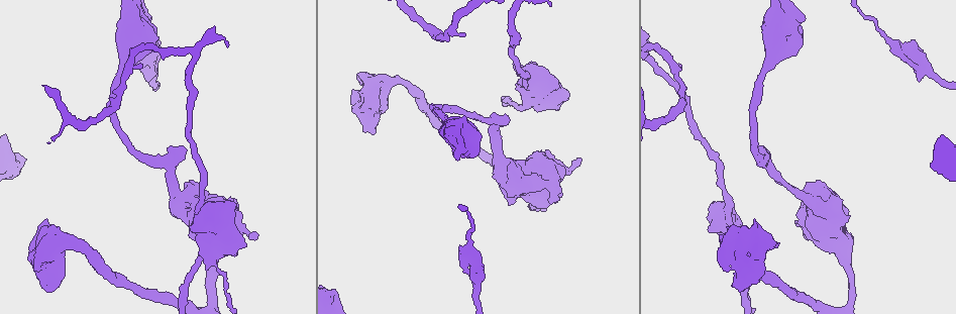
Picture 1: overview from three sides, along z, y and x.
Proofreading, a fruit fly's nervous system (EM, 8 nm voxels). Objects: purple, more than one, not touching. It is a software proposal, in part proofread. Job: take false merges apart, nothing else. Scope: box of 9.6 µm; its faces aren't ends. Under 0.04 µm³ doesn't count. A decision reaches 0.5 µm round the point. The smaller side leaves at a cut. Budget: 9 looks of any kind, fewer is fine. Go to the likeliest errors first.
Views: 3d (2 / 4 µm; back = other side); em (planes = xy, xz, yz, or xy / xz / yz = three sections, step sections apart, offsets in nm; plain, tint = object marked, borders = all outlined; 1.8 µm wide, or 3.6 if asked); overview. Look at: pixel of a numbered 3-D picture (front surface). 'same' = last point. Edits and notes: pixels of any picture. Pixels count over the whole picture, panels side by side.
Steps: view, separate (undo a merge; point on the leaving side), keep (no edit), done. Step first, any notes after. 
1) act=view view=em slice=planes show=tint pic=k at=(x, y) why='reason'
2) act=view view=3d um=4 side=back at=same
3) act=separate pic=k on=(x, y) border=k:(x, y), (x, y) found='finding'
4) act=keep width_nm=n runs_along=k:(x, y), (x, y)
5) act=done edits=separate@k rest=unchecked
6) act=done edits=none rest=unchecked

act=view view=3d um=4 pic=1 at=(211, 219) why='thin arm on a thick one'

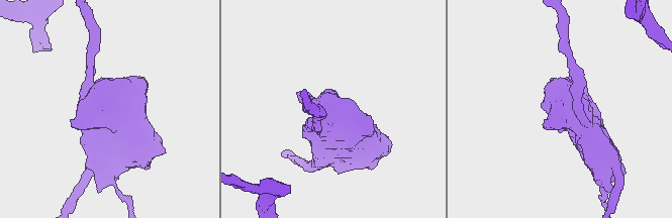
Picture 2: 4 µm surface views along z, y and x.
act=view view=em um=3.6 slice=xy step=16 show=tint pic=2 at=(105, 105)

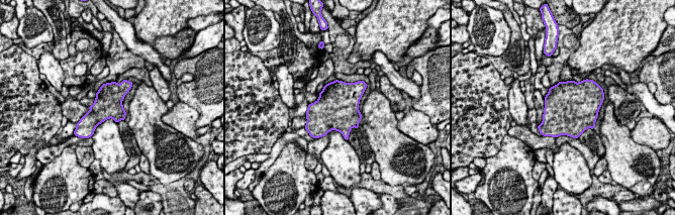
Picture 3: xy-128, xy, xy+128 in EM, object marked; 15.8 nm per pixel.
act=view view=em um=3.6 slice=planes show=tint at=same

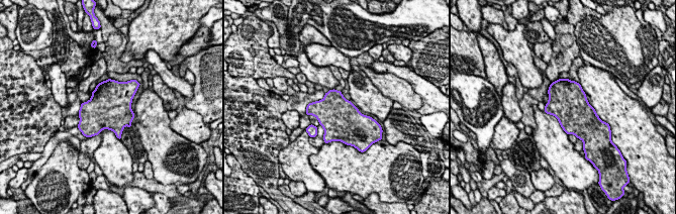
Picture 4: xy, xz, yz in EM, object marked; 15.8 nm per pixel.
act=keep found='one neuron here'

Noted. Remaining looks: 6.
act=view view=3d um=2 pic=1 at=(921, 59) why='calibre changes'

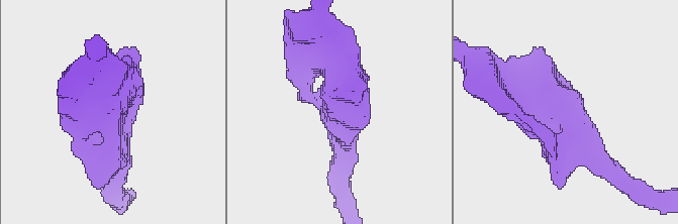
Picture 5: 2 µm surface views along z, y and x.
act=view view=em slice=yz step=4 show=tint pic=5 at=(561, 117) why='now the EM'

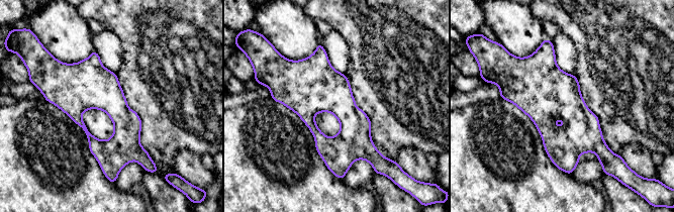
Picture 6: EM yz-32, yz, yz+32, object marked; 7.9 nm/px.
act=keep found='all the same neuron'

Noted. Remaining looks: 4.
act=view view=3d um=4 pic=1 at=(840, 241) why='calibre changes'

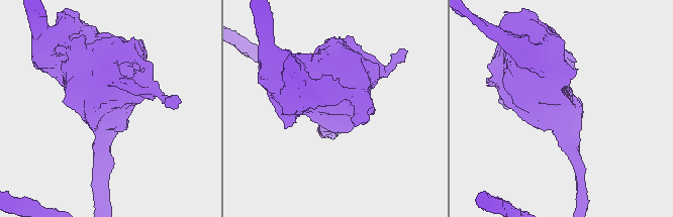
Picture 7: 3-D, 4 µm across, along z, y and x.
act=view view=em um=3.6 slice=planes show=tint pic=7 at=(112, 112) why='need the tissue'

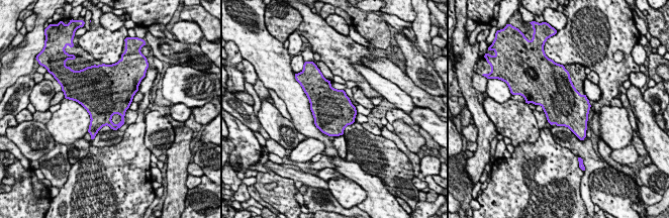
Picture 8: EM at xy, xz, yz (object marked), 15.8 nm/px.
act=keep width_nm=600 found='one neuron here'

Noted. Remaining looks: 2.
act=view view=3d um=4 pic=1 at=(177, 199)

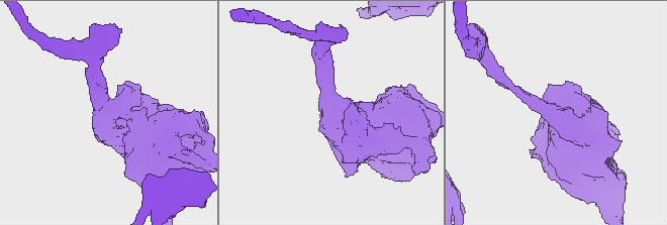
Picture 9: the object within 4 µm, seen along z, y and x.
act=view view=em um=3.6 slice=planes show=tint pic=9 at=(104, 113) why='shape alone is not enough'

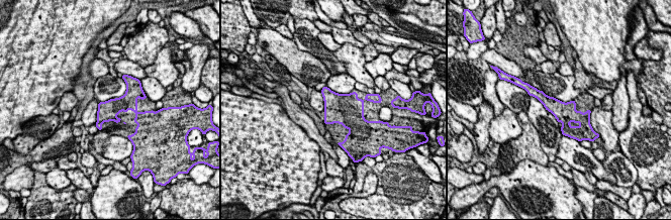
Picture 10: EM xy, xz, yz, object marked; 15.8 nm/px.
act=keep found='one neuron here'

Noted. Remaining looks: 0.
act=done edits=none rest=unchecked

